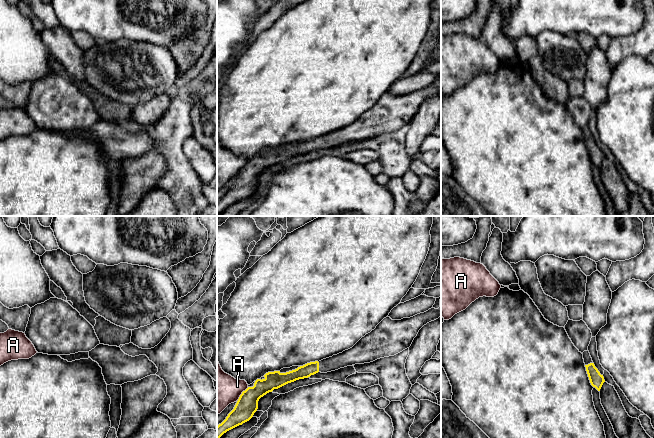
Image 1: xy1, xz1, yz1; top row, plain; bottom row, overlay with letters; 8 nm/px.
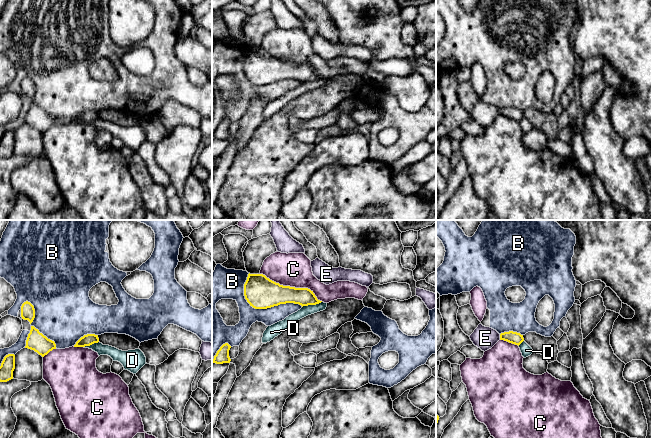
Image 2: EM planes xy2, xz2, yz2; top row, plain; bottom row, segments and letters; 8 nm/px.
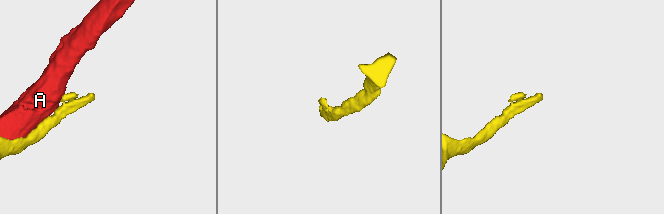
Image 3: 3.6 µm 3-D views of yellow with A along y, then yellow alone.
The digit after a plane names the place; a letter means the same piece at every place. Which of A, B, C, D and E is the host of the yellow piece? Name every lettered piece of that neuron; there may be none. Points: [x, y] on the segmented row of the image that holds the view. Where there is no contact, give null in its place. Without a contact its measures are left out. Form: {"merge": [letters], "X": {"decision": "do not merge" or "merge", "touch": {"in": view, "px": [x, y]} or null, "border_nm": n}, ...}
{"merge": [], "A": {"decision": "do not merge", "touch": {"in": "xz1", "px": [242, 393]}, "border_nm": 140}, "B": {"decision": "do not merge", "touch": {"in": "xz2", "px": [261, 308]}, "border_nm": 500}, "C": {"decision": "do not merge", "touch": {"in": "xz2", "px": [291, 287]}, "border_nm": 550}, "D": {"decision": "do not merge", "touch": {"in": "xz2", "px": [311, 304]}, "border_nm": 170}, "E": {"decision": "do not merge", "touch": {"in": "yz2", "px": [500, 337]}, "border_nm": 50}}

